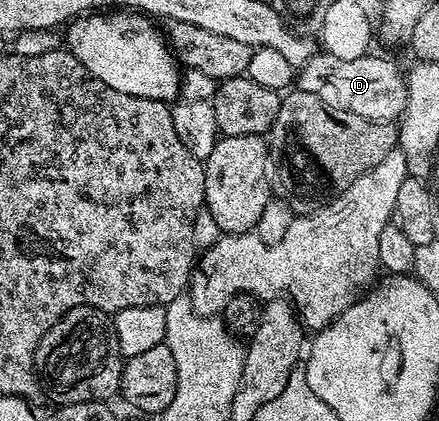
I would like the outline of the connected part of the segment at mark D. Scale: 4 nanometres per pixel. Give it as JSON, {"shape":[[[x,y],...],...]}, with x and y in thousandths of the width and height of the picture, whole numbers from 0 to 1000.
{"shape":[[[724,121],[681,162],[677,178],[681,214],[731,230],[752,257],[804,266],[838,285],[900,290],[916,278],[927,252],[927,185],[897,147],[854,126],[790,145]]]}

